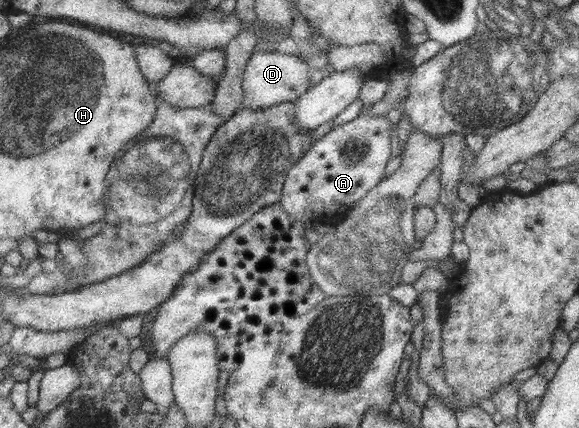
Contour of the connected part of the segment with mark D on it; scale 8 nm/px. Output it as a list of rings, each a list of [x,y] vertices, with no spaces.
[[[256,51],[250,55],[241,76],[242,102],[236,111],[242,109],[261,109],[273,104],[286,101],[294,101],[304,94],[311,84],[308,64],[290,54],[282,54],[278,51]]]

